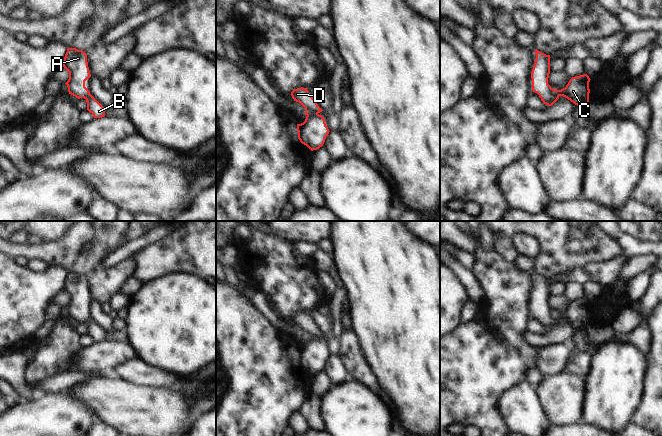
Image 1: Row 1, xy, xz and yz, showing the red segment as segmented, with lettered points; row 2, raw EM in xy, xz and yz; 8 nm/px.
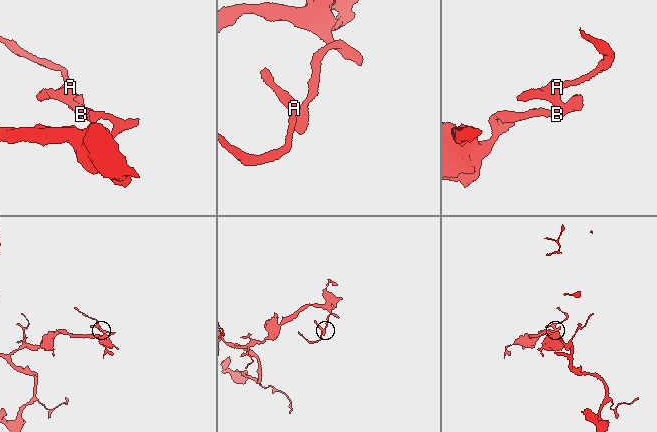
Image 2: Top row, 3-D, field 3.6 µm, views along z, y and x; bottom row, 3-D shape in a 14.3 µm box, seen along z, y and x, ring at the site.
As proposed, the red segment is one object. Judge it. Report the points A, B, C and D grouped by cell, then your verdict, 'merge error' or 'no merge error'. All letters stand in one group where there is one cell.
A B C D | no merge error

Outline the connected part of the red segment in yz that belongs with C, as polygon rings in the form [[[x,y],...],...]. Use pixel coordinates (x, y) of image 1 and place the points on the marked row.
[[[535,50],[535,63],[531,72],[532,91],[537,93],[544,104],[552,106],[563,96],[577,106],[589,104],[589,82],[587,74],[572,77],[565,88],[555,90],[548,84],[550,74],[550,55]]]

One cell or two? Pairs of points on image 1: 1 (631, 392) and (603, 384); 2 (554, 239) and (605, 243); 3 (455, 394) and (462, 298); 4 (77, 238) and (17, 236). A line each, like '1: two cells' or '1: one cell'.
1: one cell
2: one cell
3: two cells
4: one cell

